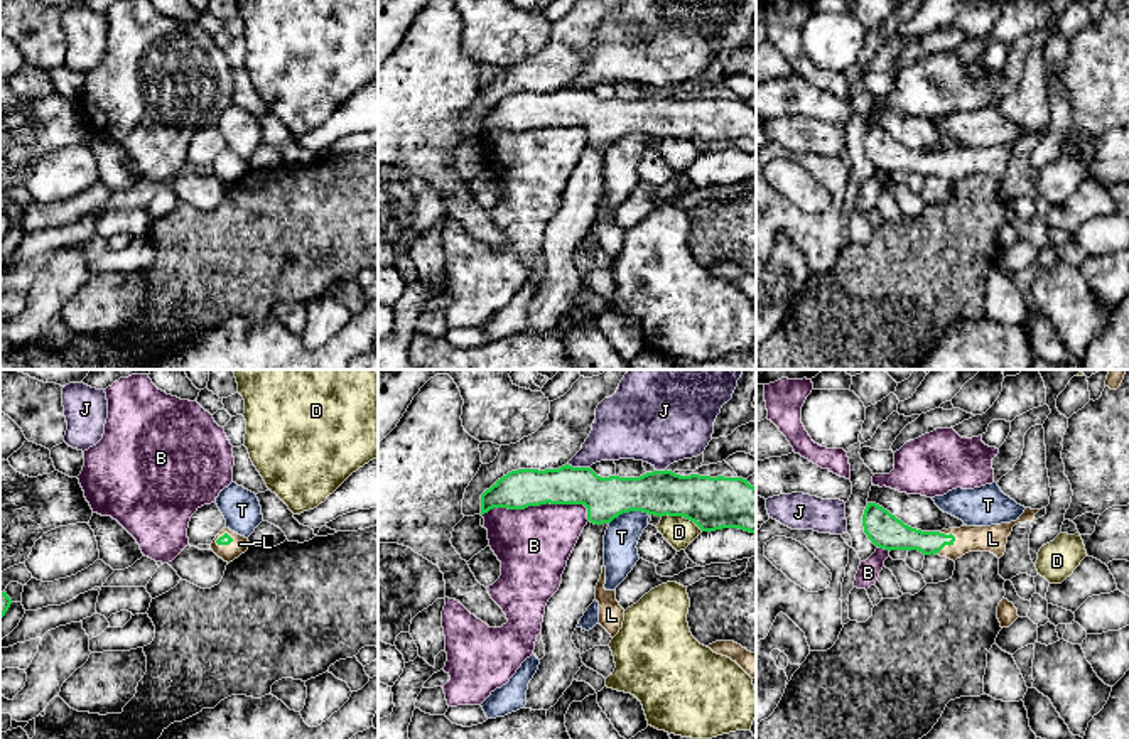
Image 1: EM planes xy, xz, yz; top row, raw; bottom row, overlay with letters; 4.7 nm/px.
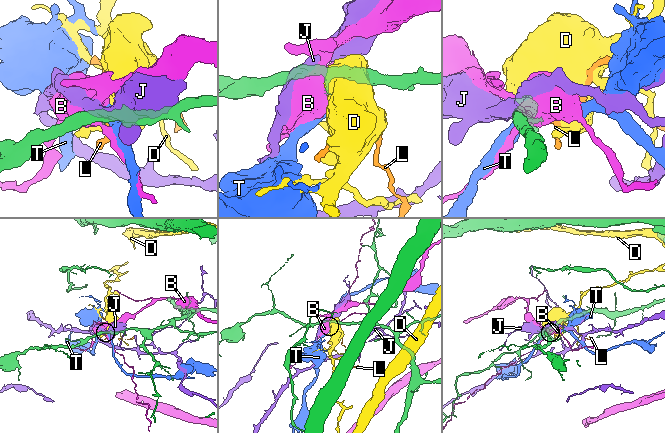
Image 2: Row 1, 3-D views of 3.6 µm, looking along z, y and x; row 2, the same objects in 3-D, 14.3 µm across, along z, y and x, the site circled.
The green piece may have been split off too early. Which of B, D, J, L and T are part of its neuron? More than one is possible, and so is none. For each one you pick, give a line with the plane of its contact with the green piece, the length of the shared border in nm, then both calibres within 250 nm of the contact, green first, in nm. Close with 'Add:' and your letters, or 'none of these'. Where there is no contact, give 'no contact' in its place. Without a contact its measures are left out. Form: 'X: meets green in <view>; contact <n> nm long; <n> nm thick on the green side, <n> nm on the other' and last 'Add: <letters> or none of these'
L: meets green in yz; contact 130 nm long; 130 nm thick on the green side, 130 nm on the other
Add: L

